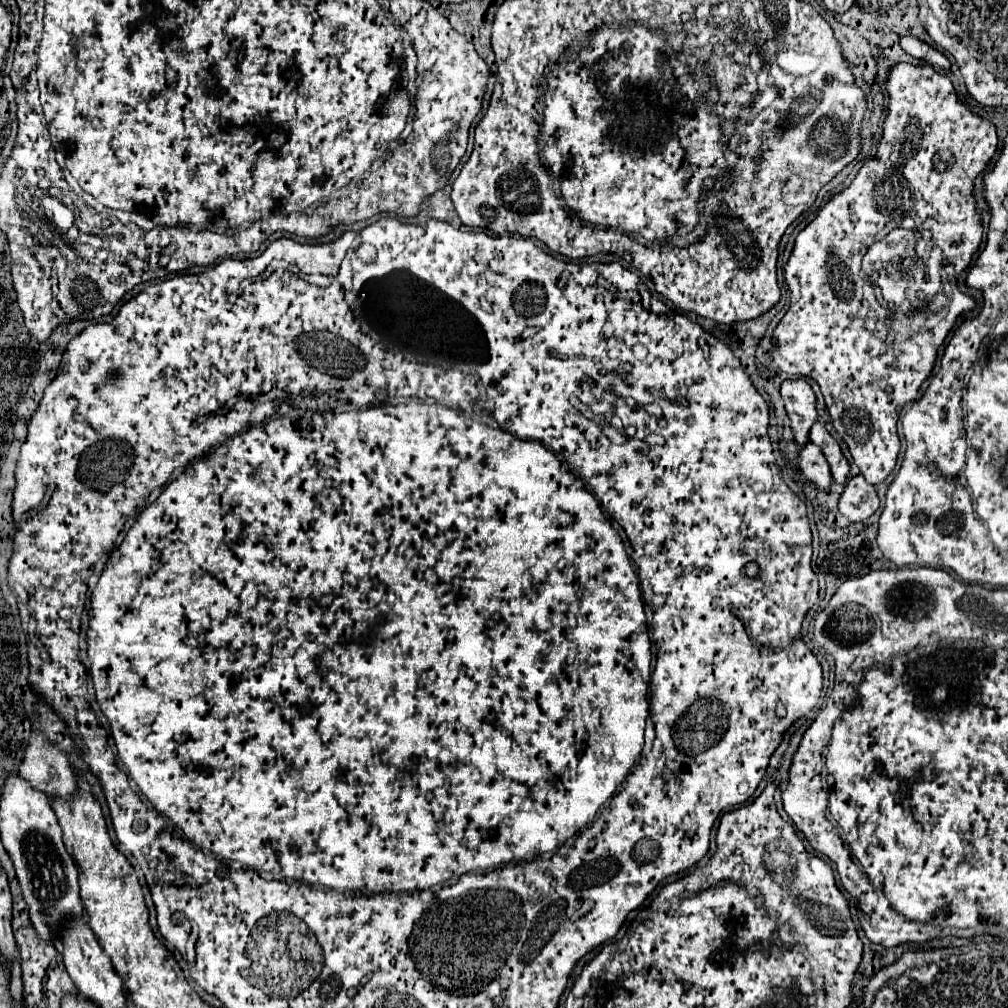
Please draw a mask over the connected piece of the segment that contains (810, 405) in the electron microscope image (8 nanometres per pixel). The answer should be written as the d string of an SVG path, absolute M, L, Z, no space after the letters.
M801 378L785 380L781 384L781 396L785 402L787 414L791 418L795 442L799 446L809 444L809 426L813 426L813 422L817 420L817 408L815 408L817 398L813 388Z

